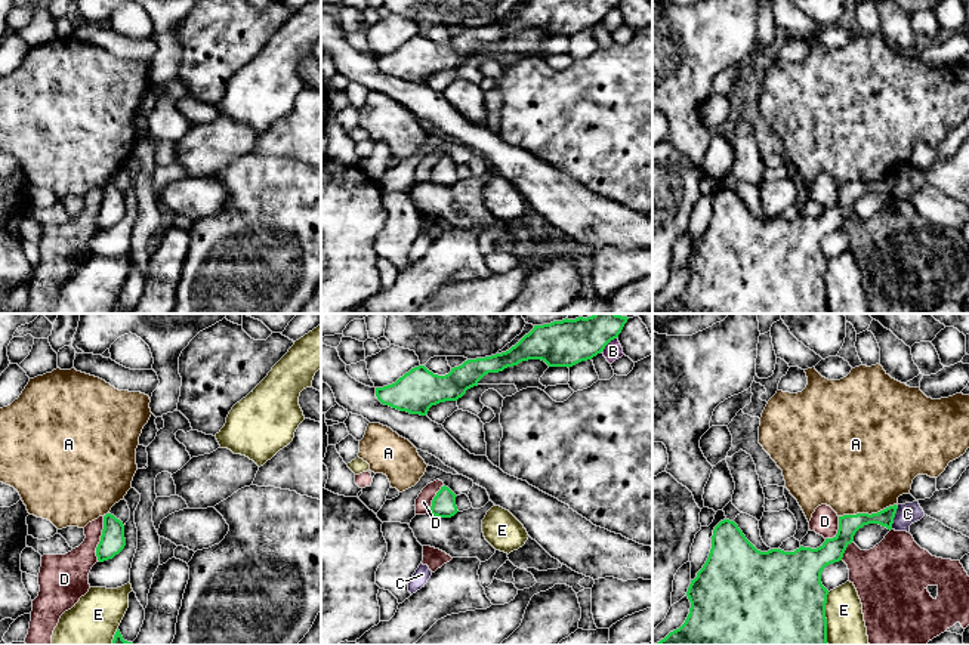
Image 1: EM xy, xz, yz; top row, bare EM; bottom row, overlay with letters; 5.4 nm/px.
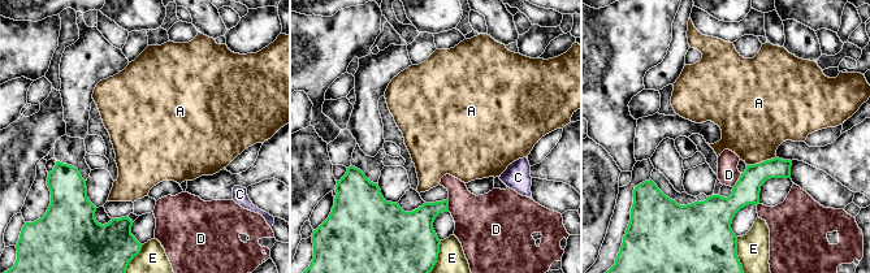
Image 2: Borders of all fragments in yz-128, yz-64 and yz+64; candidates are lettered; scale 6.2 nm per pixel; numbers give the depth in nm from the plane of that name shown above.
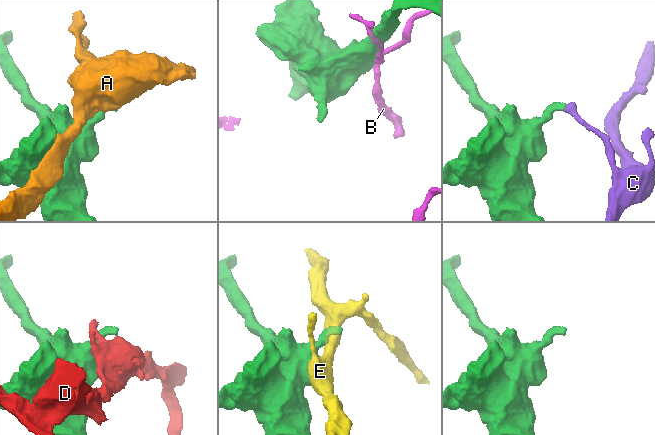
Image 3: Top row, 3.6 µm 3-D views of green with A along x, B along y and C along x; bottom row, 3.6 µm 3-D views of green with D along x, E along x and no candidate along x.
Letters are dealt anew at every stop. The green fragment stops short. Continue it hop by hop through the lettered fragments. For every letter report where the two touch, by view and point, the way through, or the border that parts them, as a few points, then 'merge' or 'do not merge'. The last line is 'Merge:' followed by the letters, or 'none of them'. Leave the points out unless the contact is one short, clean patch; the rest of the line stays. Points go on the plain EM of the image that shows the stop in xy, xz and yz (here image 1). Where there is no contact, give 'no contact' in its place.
A: yz (867, 182) | do not merge
B: xz (608, 11) | do not merge
C: yz (894, 185) | along yz (898, 175), (891, 197) | do not merge
D: xy (101, 207) | along xy (105, 184), (101, 209), (96, 216), (98, 230) | do not merge
E: yz (826, 287) | do not merge
Merge: none of them

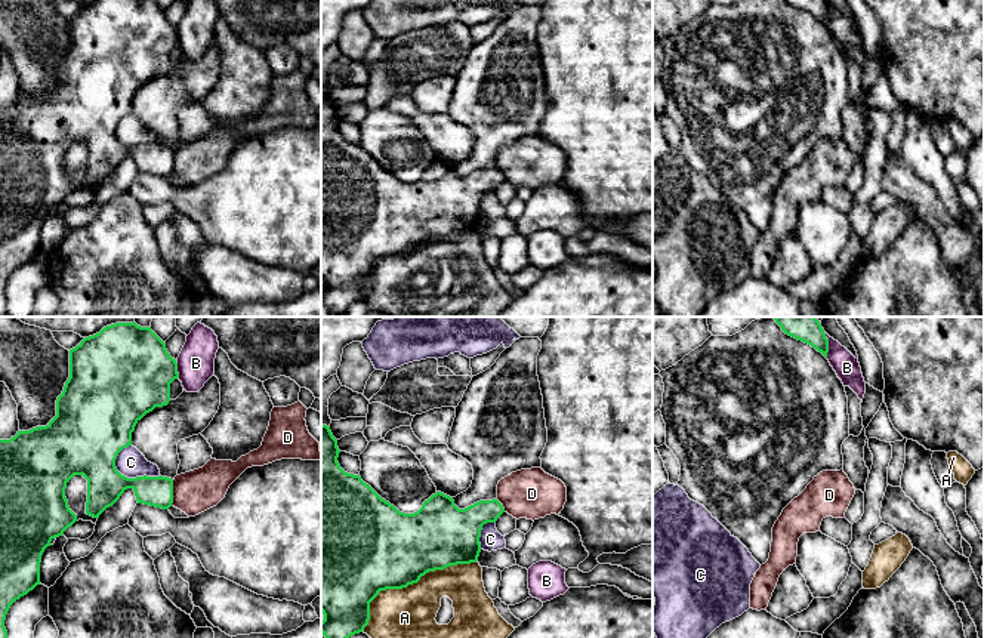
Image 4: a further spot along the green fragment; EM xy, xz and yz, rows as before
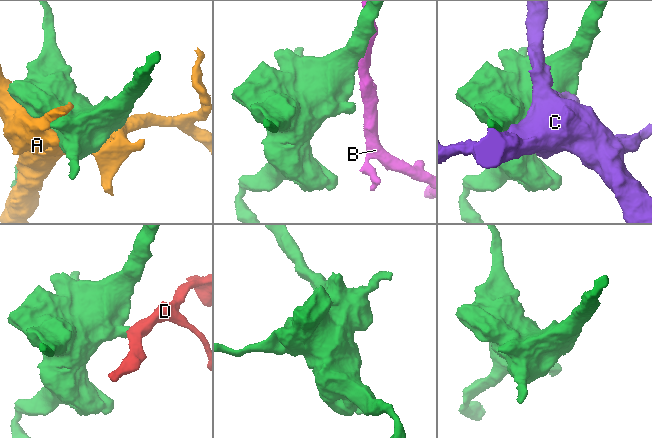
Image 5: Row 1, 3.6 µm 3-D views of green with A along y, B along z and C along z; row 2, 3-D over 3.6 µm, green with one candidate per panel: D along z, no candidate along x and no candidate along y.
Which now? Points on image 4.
A: xz (409, 252) | do not merge
B: yz (827, 14) | do not merge
C: xy (133, 147) | do not merge
D: xy (172, 162) | along xy (173, 148), (173, 170), (170, 173) | do not merge
Merge: none of them

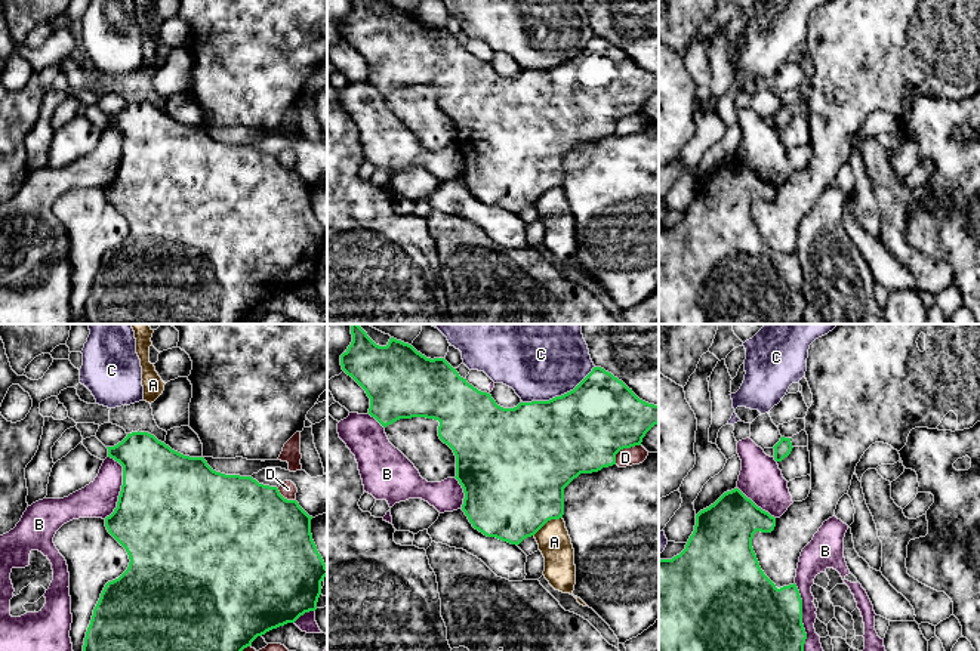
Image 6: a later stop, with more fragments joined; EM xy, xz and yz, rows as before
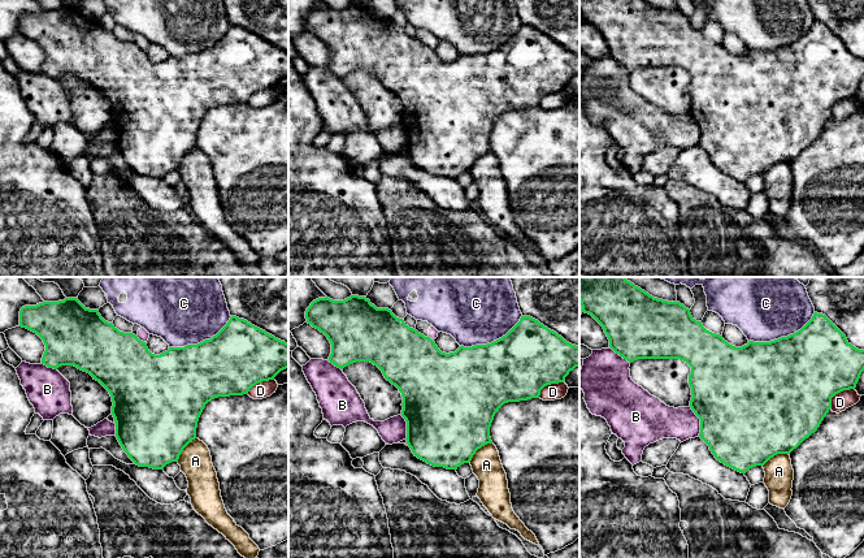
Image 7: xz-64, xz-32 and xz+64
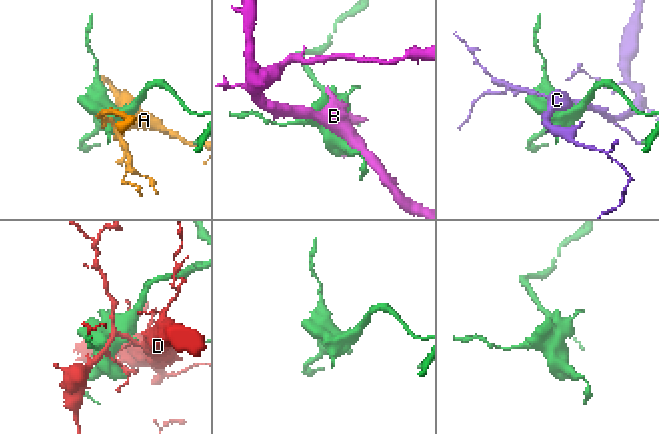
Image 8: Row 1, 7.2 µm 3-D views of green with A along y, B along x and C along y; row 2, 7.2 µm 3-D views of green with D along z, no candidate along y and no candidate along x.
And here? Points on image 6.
A: xz (546, 190) | do not merge
B: yz (801, 287) | do not merge
C: xz (558, 65) | do not merge
D: xz (623, 116) | do not merge
Merge: none of them

